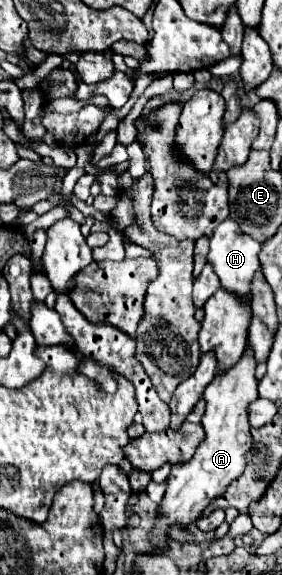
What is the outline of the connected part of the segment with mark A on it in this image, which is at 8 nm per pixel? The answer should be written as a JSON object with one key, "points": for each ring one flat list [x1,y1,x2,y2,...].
{"points":[[246,351,242,359,236,363,236,367,222,373,220,377,216,375,214,381,206,387,204,391,206,413,202,417,202,427,204,427,206,437,198,445,198,451,188,463,172,465,170,469,170,475,166,481,166,493,162,497,162,503,158,505,156,523,148,539,156,549,166,551,168,539,170,539,168,529,172,525,190,527,192,523,196,523,202,517,204,509,210,505,210,501,226,493,228,485,234,479,238,479,238,475,242,475,246,467,244,455,252,449,246,407,254,399,258,399,258,381,254,377,254,371,256,371,256,361,250,355,250,351]]}

